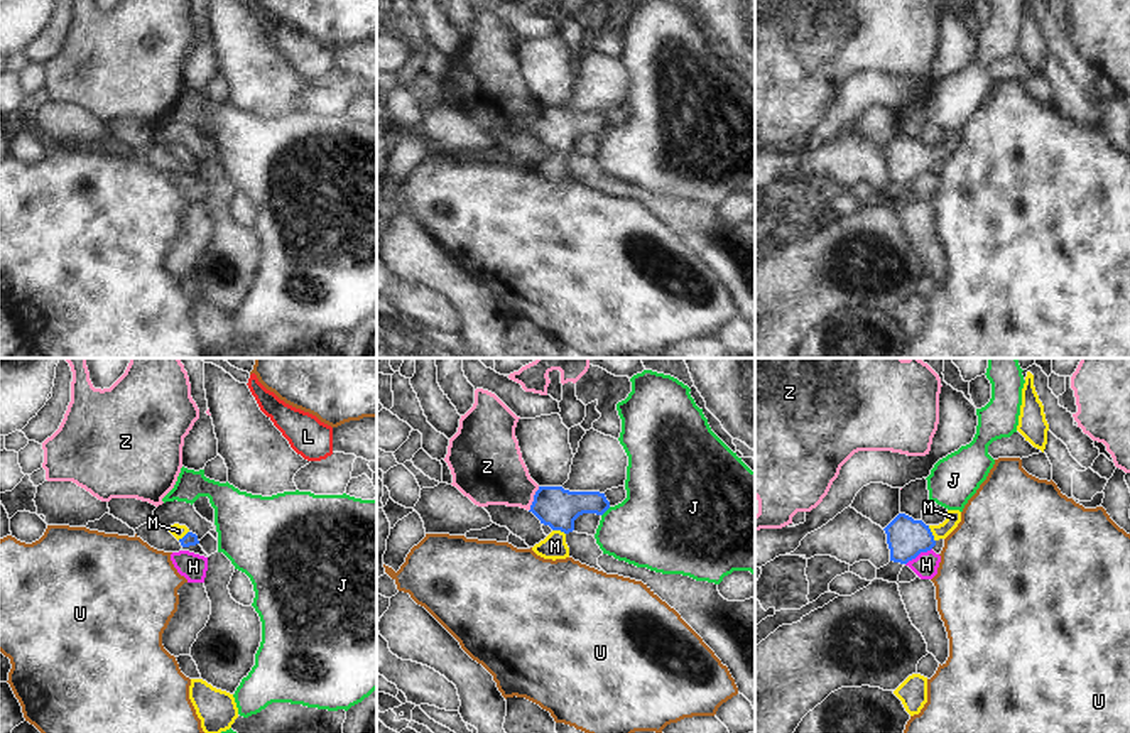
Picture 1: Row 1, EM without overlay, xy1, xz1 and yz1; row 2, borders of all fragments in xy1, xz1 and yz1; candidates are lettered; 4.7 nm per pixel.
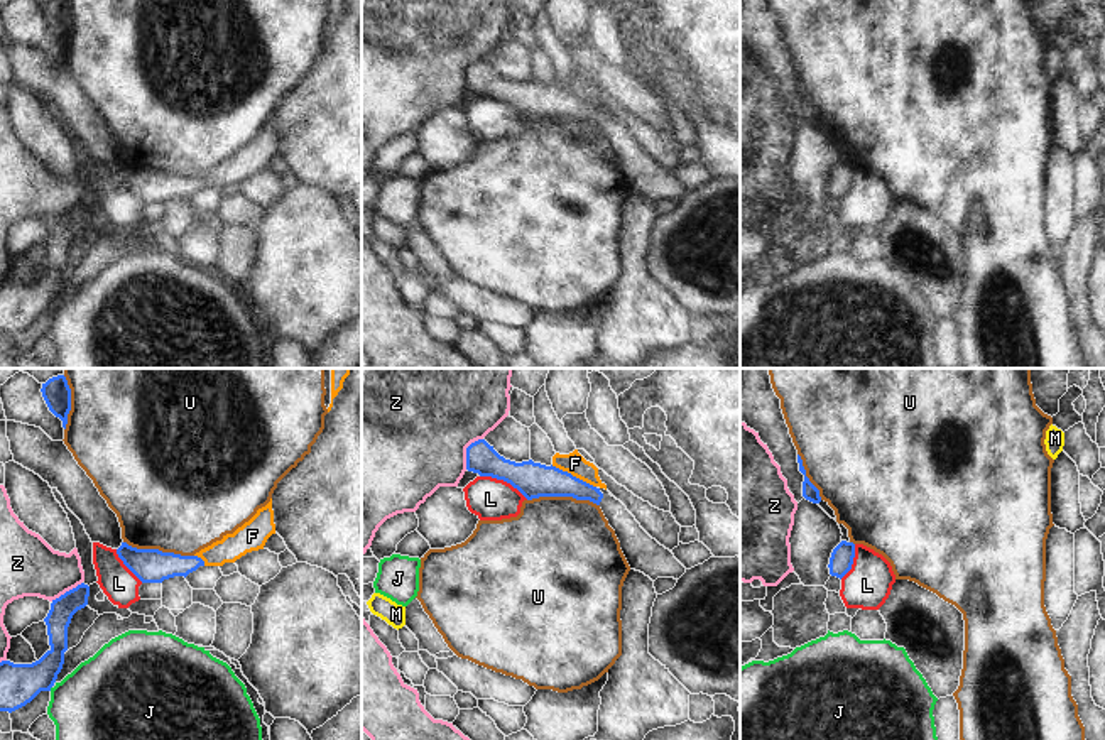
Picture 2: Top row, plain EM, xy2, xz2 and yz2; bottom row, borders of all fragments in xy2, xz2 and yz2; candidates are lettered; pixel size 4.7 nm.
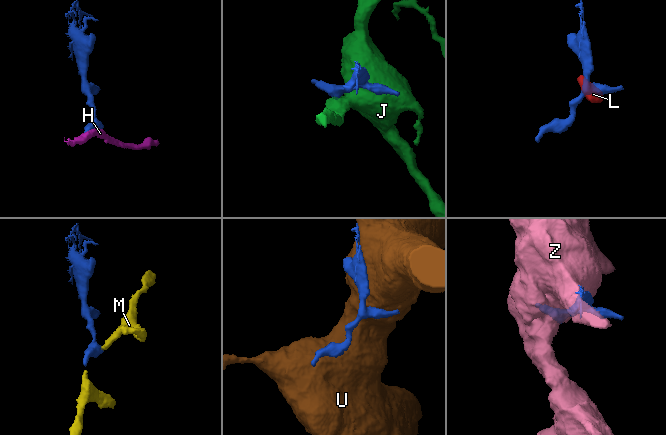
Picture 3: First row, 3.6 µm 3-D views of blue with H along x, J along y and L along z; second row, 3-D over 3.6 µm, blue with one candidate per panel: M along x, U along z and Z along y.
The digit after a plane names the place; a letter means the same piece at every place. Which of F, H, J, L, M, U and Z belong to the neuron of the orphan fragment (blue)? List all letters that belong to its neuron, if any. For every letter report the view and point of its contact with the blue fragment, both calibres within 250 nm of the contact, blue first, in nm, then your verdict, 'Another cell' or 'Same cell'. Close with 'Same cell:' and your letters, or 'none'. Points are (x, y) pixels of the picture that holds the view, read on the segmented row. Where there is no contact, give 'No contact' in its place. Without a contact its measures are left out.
F: Touches blue at xz2 (571, 475). Thickness 170 nm (blue) against 100 nm. Another cell
H: Touches blue at yz1 (918, 554). Thickness 190 nm (blue) against 120 nm. Another cell
J: Touches blue at xz1 (605, 510). Thickness 190 nm (blue) against 400 nm. Another cell
L: Touches blue at xz2 (504, 480). Thickness 170 nm (blue) against 200 nm. Another cell
M: Touches blue at yz1 (931, 534). Thickness 190 nm (blue) against 70 nm. Same cell
U: Touches blue at xz2 (563, 495). Thickness 170 nm (blue) against 500 nm. Another cell
Z: Touches blue at xz2 (467, 451). Thickness 150 nm (blue) against 480 nm. Another cell
Same cell: M.

